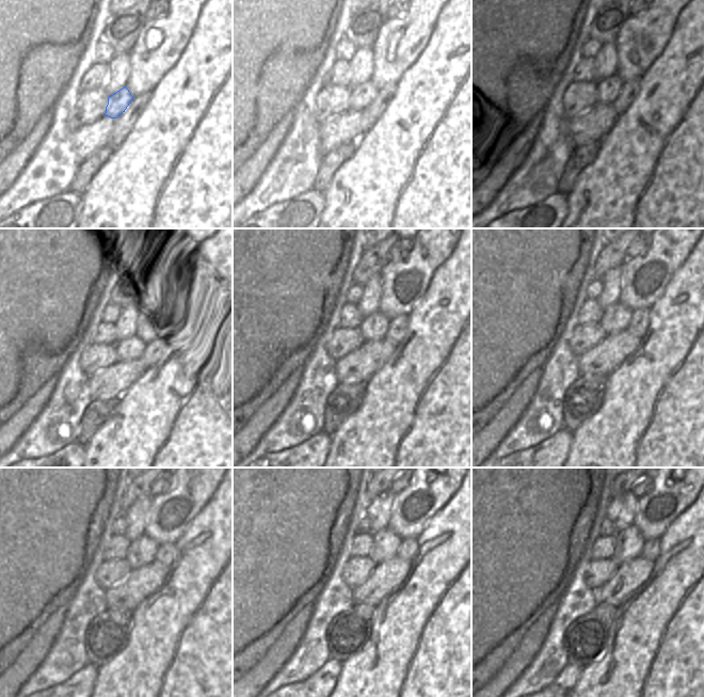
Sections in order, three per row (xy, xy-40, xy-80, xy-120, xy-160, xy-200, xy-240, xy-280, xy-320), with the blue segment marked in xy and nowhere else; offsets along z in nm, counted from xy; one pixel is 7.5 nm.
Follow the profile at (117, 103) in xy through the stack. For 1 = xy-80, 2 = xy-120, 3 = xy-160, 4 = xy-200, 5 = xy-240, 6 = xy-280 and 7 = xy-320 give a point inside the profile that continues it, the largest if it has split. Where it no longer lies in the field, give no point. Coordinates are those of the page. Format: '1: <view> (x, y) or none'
1: xy-80 (607, 90)
2: xy-120 (134, 327)
3: xy-160 (373, 327)
4: xy-200 (617, 317)
5: xy-240 (142, 551)
6: xy-280 (385, 544)
7: xy-320 (629, 542)

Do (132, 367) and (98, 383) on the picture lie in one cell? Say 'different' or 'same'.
same

